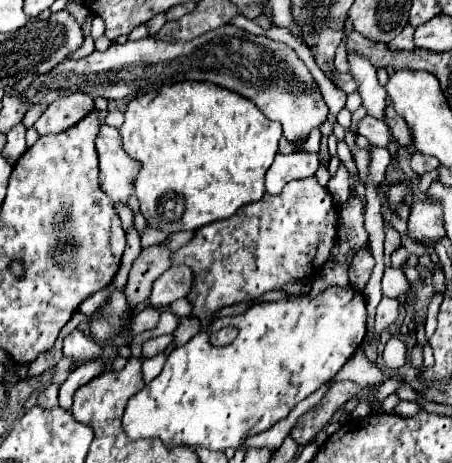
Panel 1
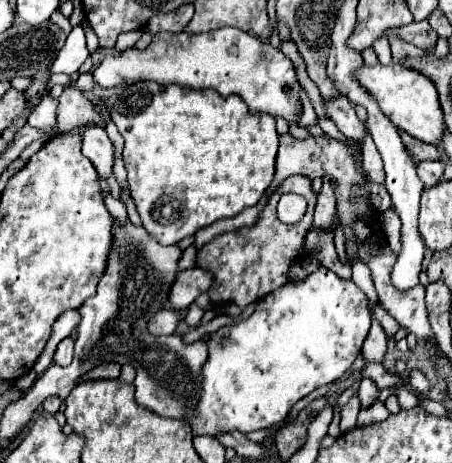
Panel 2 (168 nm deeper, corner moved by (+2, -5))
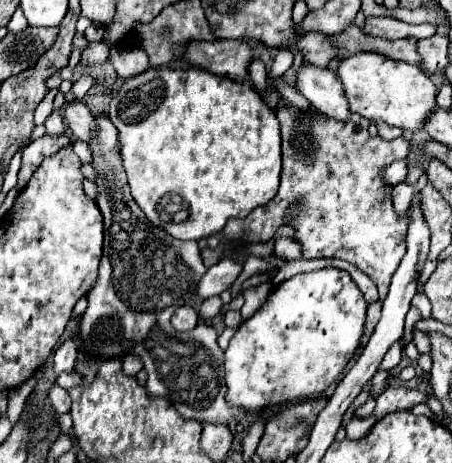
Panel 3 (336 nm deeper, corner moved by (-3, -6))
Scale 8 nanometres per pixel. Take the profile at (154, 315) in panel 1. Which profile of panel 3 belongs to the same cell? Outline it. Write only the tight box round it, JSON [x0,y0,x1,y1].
[171,306,199,332]

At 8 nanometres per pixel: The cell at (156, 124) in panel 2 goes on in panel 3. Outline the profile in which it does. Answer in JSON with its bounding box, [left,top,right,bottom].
[109,68,281,240]

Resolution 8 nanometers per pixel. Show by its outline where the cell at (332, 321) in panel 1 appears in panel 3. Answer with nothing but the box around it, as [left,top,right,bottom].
[225,268,367,410]

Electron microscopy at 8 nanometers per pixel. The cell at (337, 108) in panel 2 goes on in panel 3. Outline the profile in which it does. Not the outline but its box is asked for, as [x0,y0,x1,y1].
[295,64,351,120]

